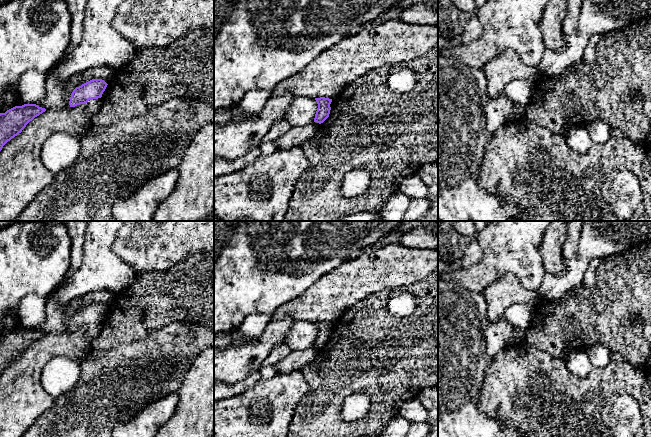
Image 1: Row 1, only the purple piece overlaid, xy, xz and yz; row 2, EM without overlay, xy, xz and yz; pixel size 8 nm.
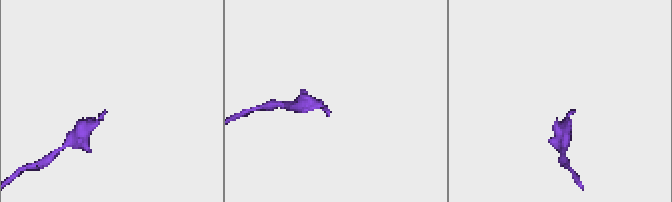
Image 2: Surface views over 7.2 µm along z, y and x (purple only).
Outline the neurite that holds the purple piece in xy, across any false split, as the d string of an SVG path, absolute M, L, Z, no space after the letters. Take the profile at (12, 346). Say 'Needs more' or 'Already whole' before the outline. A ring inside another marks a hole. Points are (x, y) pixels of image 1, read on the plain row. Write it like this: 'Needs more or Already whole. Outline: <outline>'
Already whole. Outline: M24 328L0 337L0 375L8 365L21 357L30 345L45 335L45 332L36 328Z

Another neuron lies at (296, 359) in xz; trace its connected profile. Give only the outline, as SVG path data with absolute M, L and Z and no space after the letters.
M312 346L304 350L291 351L285 358L273 366L277 373L281 374L298 371L302 366L311 363L319 351L320 348L317 346Z

